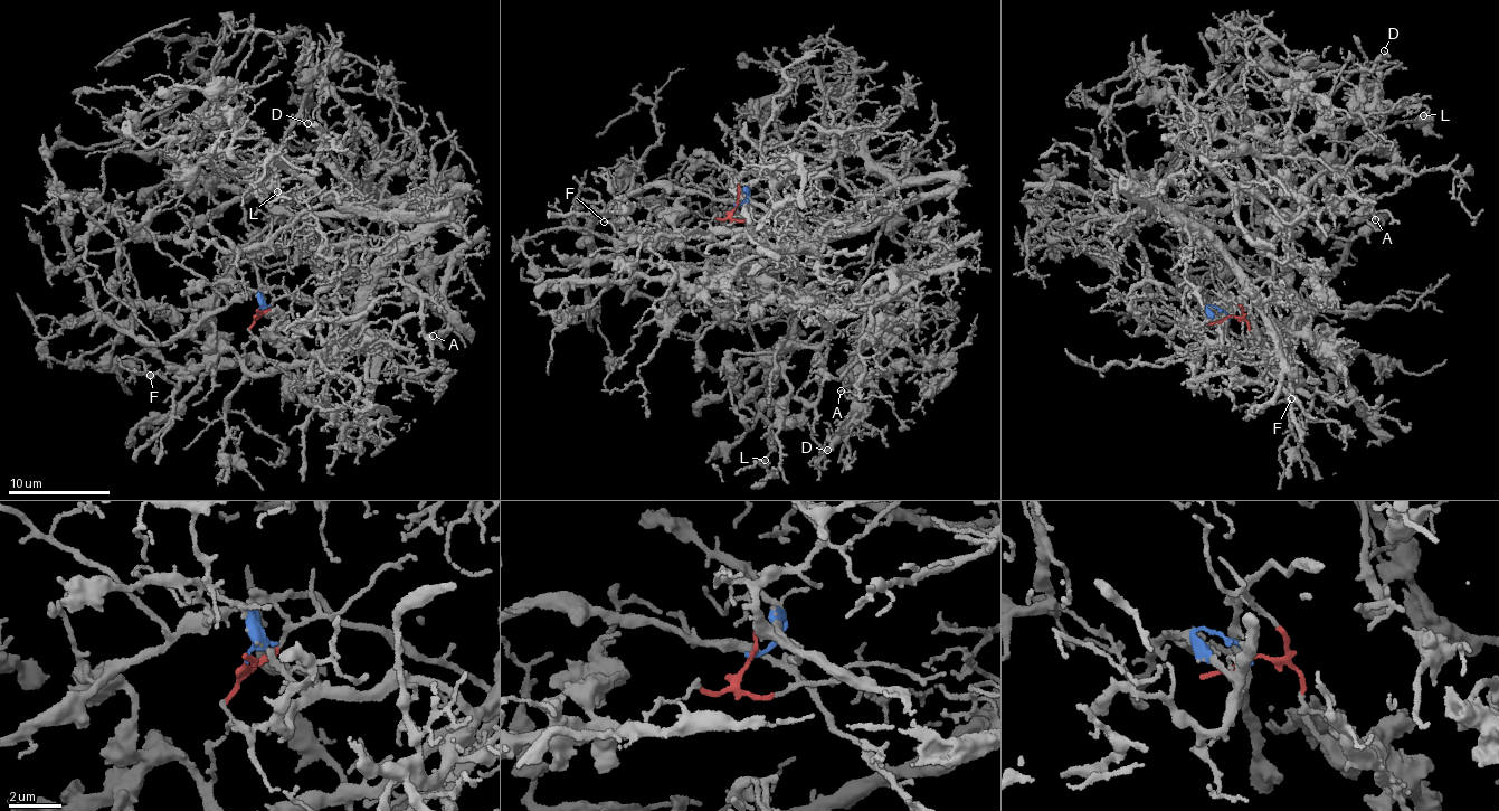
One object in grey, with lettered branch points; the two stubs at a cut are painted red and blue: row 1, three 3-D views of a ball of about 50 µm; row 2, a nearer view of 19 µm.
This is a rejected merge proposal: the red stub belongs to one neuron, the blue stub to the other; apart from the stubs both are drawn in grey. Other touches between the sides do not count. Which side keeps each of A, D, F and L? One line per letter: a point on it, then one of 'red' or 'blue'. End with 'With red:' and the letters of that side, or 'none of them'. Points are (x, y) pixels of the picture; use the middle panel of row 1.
A: (841, 390) | blue
D: (827, 450) | blue
F: (604, 222) | blue
L: (765, 460) | blue
With red: none of them

